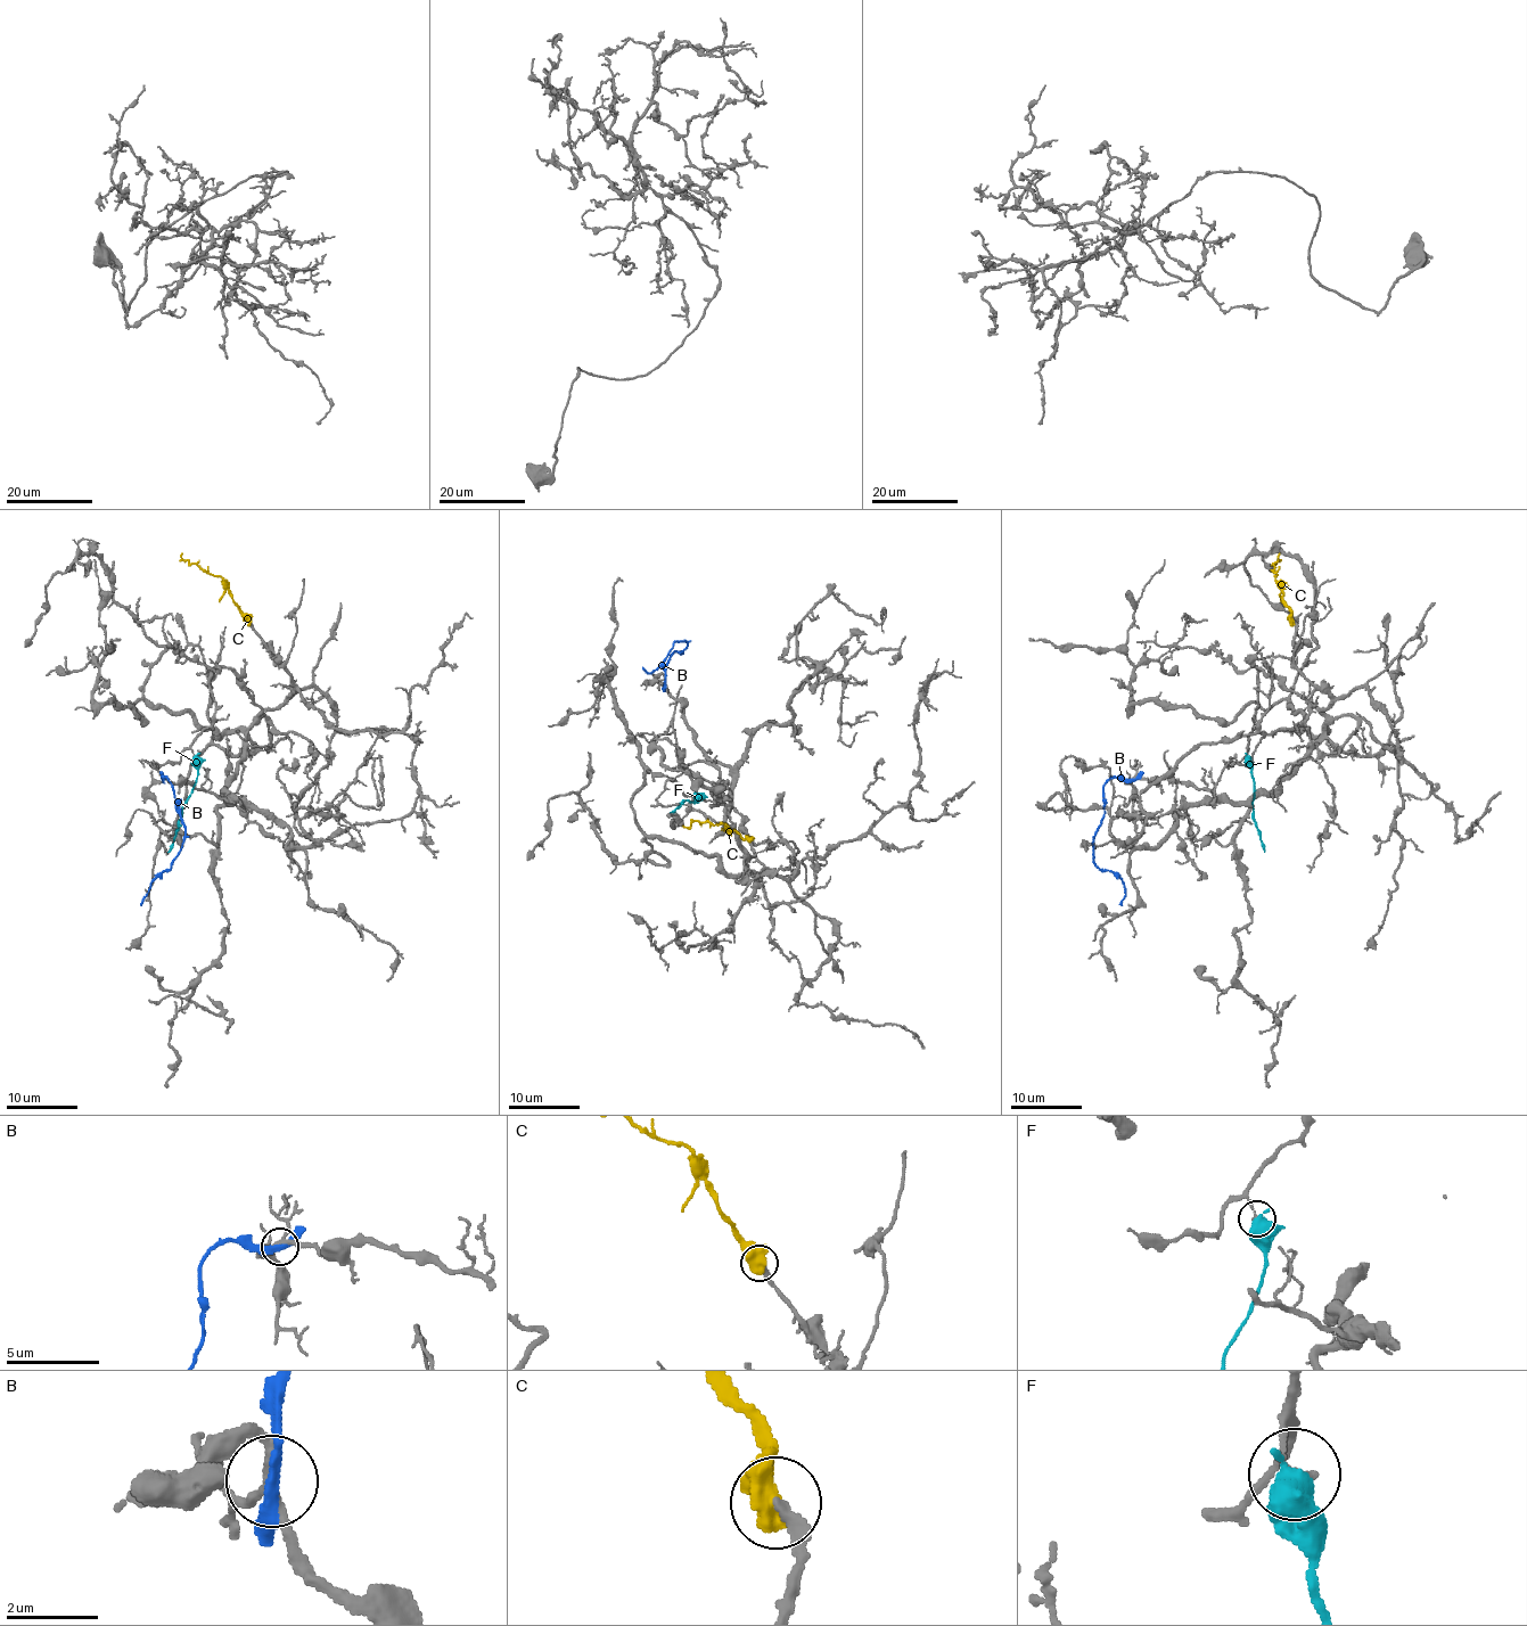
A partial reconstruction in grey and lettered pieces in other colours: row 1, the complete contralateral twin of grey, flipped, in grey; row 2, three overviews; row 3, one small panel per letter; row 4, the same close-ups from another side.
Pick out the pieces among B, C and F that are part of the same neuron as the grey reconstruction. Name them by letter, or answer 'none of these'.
C

